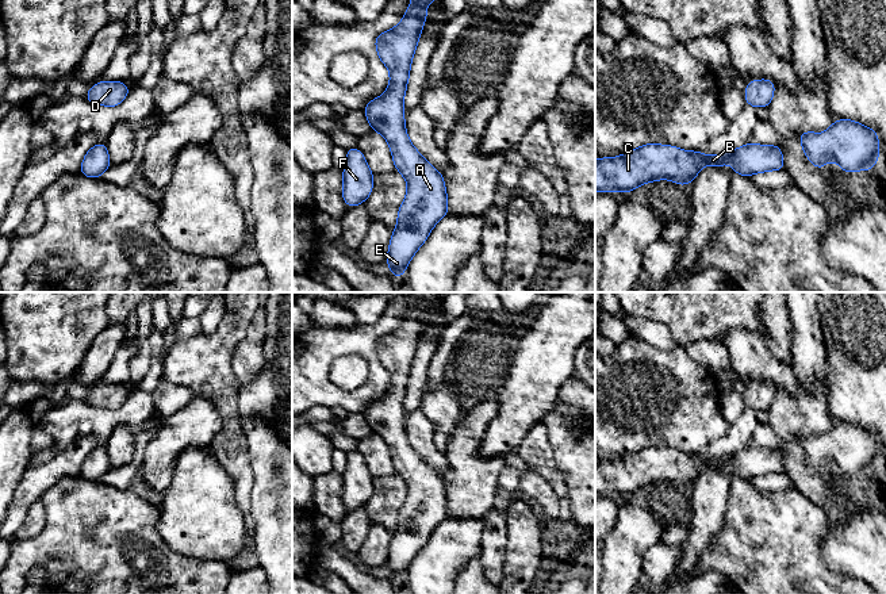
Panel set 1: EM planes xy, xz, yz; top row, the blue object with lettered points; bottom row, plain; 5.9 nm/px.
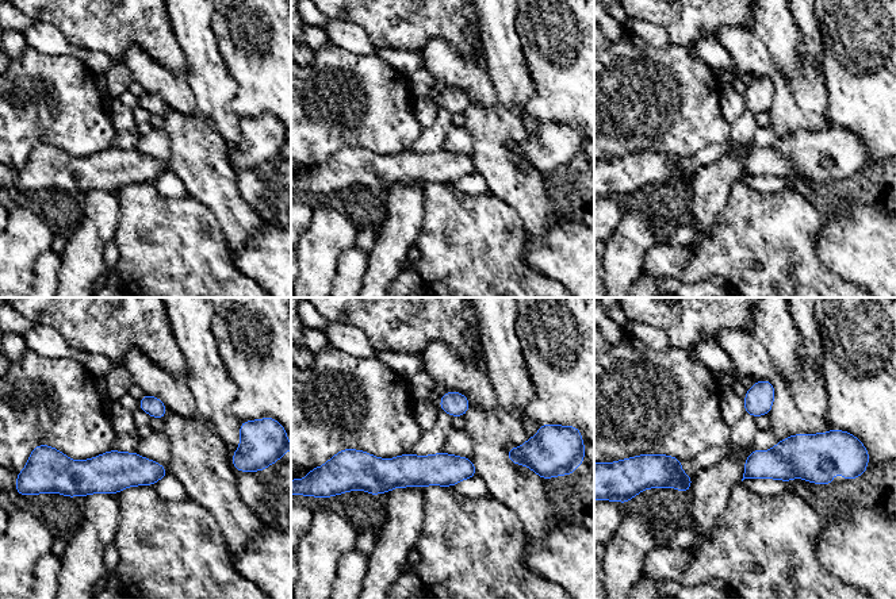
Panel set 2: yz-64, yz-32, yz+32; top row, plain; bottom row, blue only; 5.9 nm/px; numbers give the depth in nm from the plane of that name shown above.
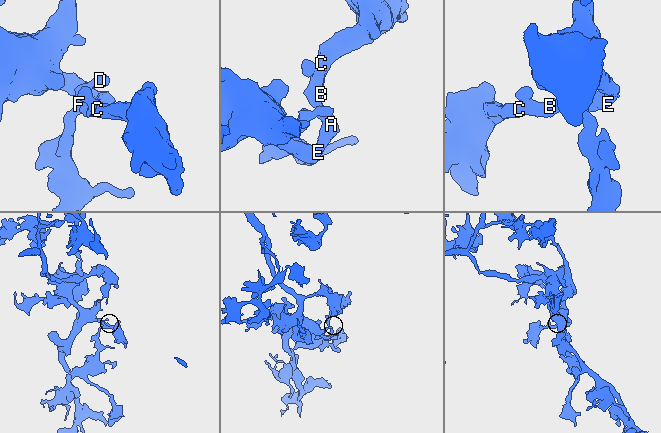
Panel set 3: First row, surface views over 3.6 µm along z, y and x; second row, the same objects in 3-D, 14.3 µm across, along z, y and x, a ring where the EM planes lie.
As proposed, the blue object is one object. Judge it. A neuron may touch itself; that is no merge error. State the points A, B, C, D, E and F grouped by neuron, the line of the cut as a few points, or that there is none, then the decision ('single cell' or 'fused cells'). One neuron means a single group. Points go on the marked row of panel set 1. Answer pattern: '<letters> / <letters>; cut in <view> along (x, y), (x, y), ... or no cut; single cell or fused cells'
A B C D E F; no cut; single cell

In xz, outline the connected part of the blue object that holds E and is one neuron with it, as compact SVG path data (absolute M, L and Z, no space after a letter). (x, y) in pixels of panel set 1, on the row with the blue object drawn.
M411 0L411 5L404 12L402 22L388 31L379 34L375 39L377 55L390 70L390 85L387 91L371 100L363 110L369 122L371 130L380 133L388 142L395 169L407 181L407 193L398 210L398 225L390 239L386 264L392 271L392 277L400 279L414 253L422 246L432 229L438 221L448 215L448 198L442 173L430 165L422 154L413 146L404 126L403 97L410 77L410 65L418 39L427 18L426 5L433 0Z

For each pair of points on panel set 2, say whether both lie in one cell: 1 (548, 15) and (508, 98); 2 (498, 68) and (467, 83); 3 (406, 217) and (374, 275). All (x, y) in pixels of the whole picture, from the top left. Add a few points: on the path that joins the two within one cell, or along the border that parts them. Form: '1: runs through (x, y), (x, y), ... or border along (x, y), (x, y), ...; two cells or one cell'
1: border along (516, 33), (533, 84), (533, 93); two cells
2: border along (485, 66), (498, 99); two cells
3: runs through (399, 231), (386, 260); one cell

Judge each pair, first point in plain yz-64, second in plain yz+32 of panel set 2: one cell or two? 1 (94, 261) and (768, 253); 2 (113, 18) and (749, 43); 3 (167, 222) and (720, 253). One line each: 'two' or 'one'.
1: two
2: two
3: one

